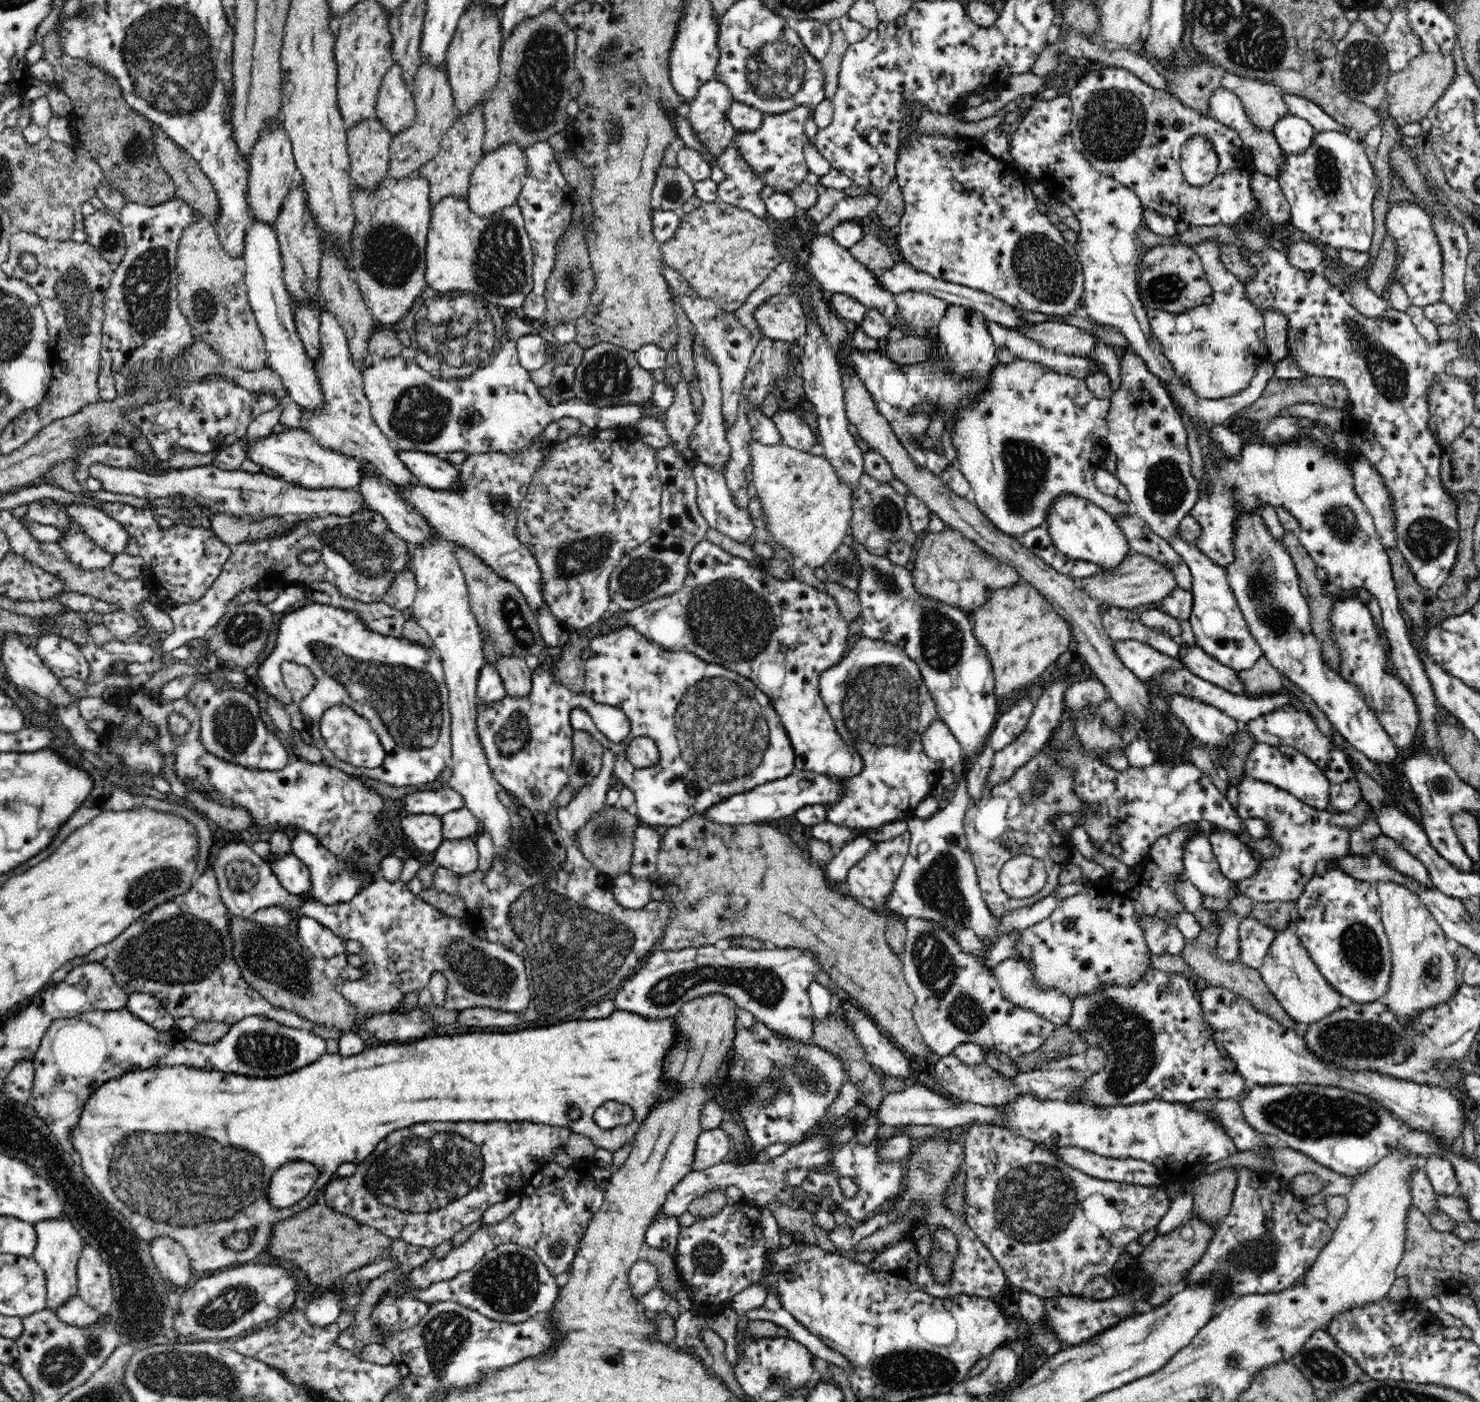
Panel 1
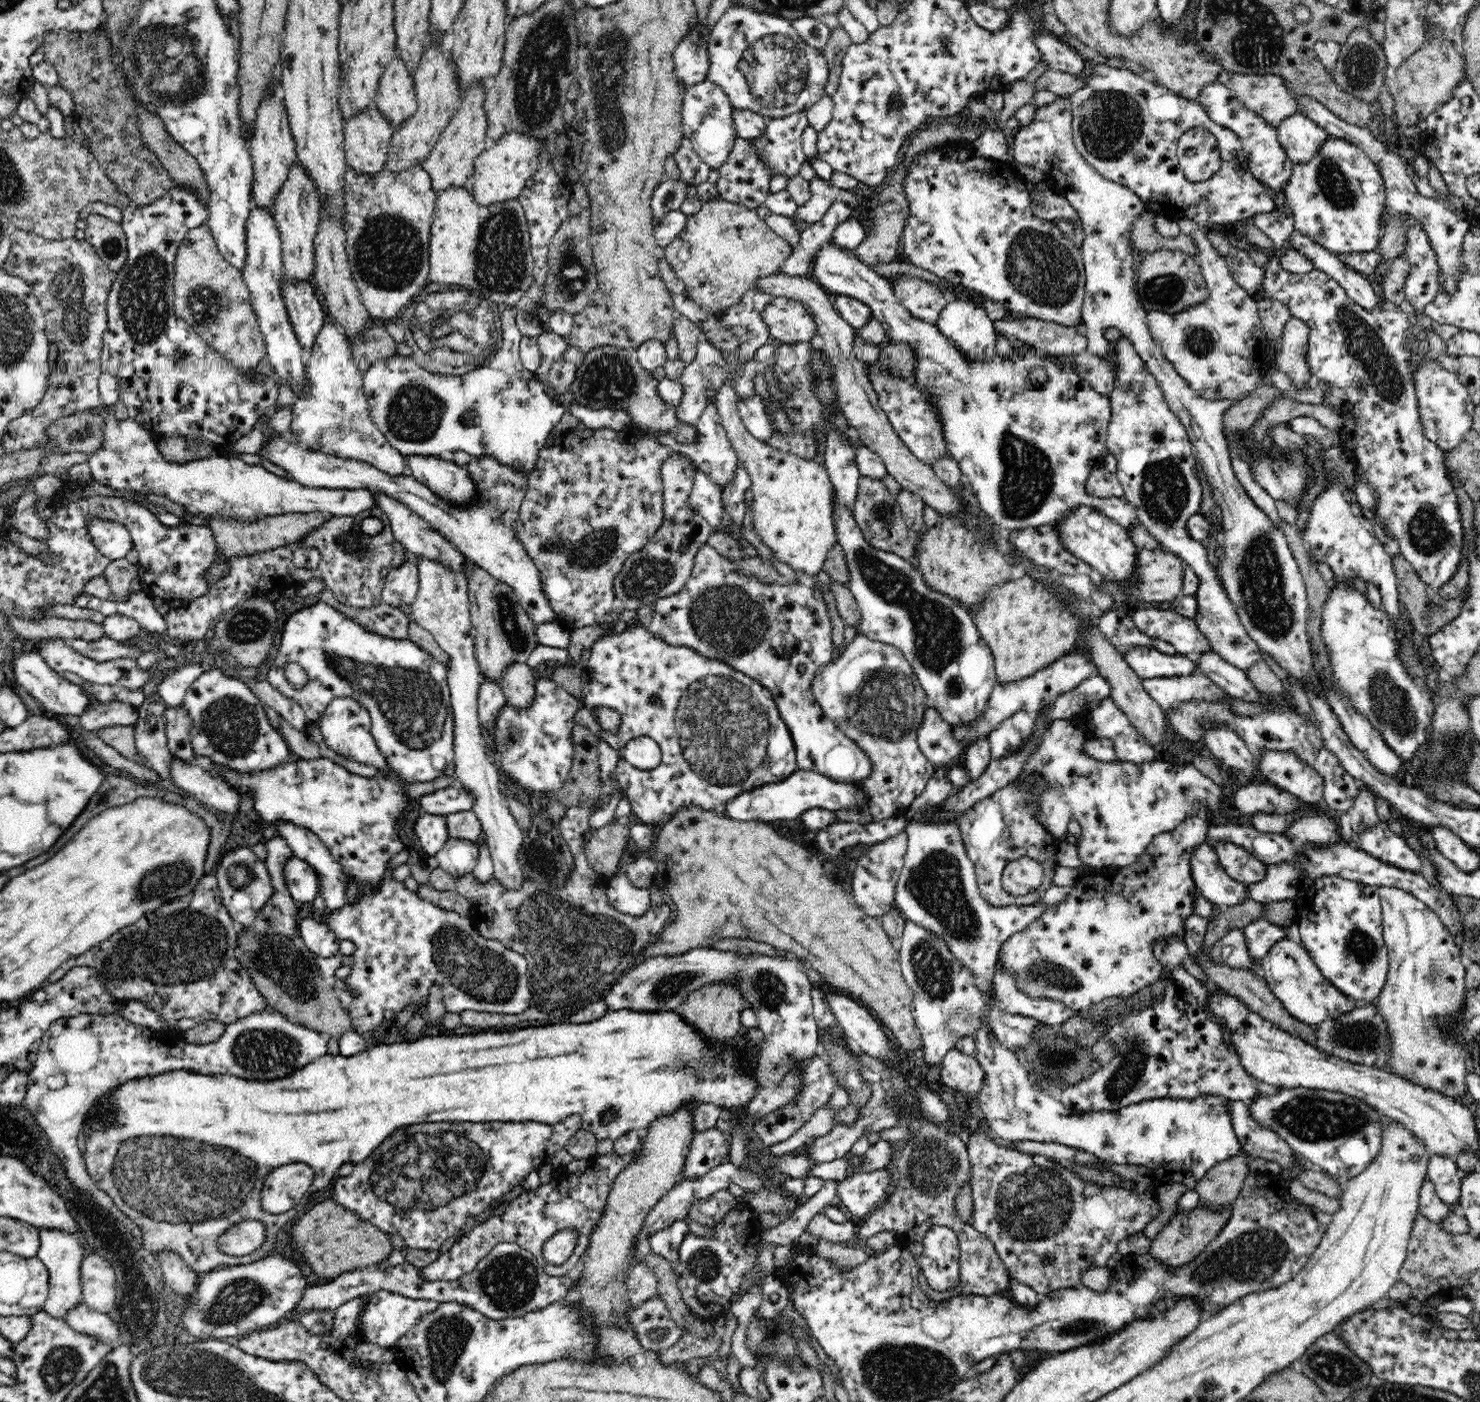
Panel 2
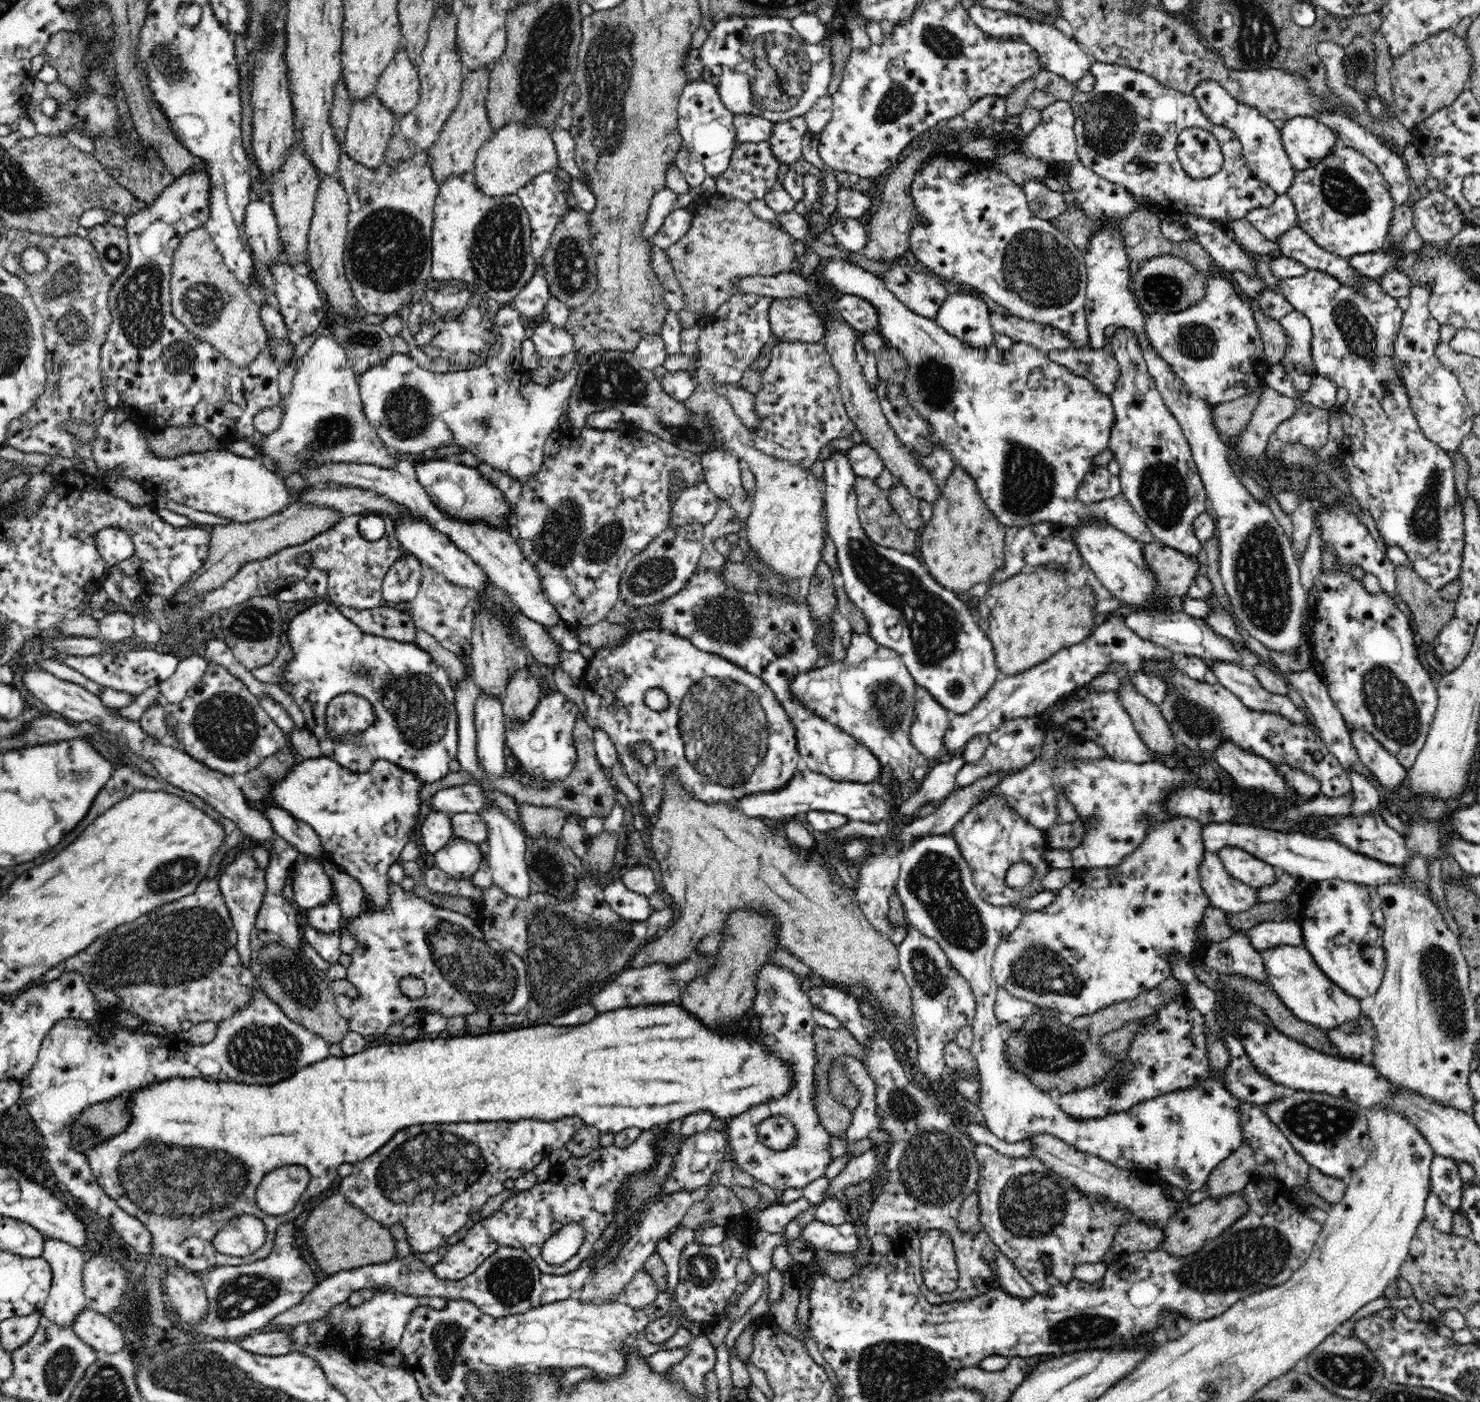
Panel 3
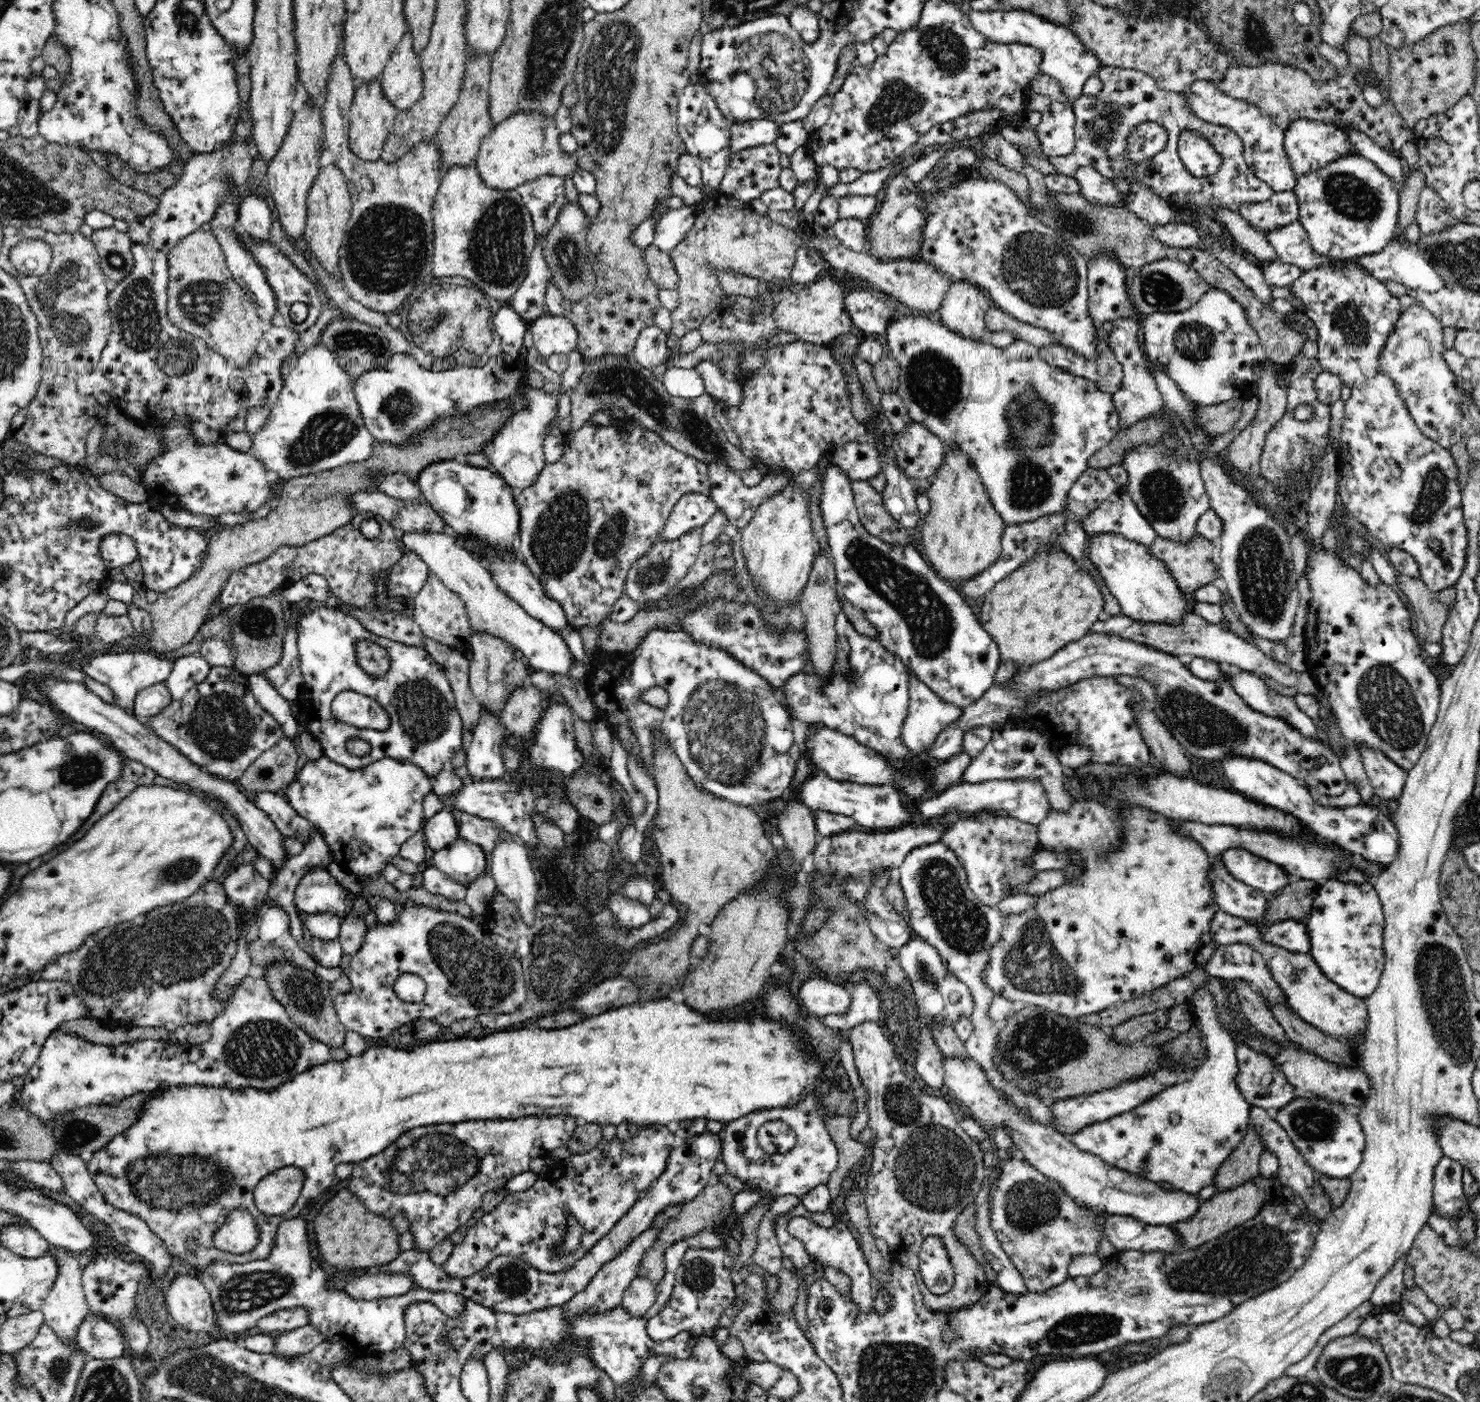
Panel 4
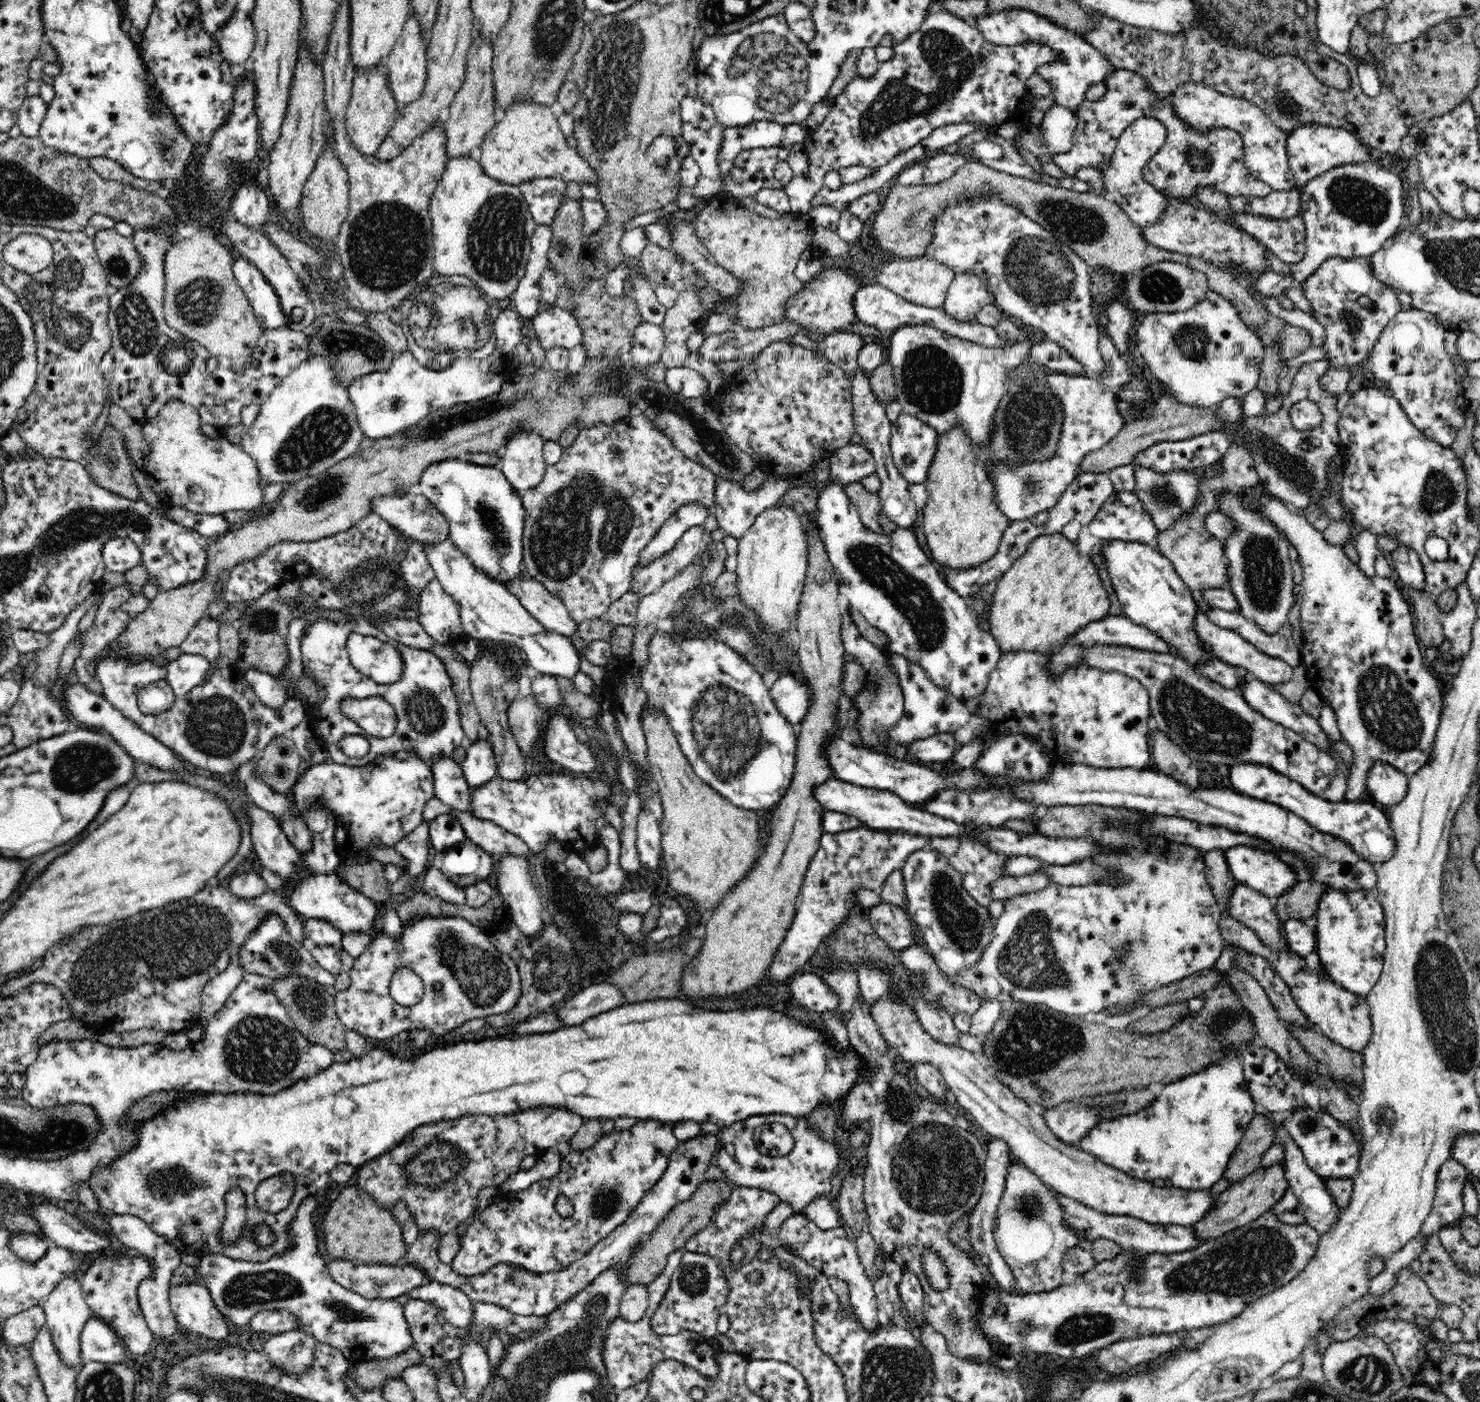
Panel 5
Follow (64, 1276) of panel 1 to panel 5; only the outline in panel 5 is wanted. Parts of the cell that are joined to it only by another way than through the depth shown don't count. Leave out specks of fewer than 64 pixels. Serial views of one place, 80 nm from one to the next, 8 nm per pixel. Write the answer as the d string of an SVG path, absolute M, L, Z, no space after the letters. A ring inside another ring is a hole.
M76 1275L63 1278L56 1288L41 1301L41 1307L45 1312L45 1326L52 1335L52 1344L60 1358L61 1364L72 1367L72 1370L79 1370L83 1366L81 1360L80 1335L87 1324L87 1320L93 1317L93 1312L86 1304L81 1283Z

